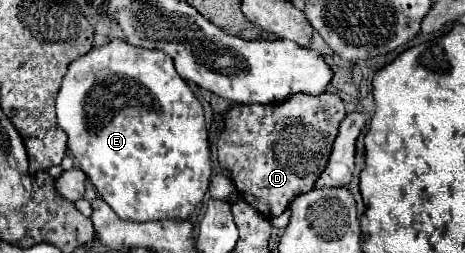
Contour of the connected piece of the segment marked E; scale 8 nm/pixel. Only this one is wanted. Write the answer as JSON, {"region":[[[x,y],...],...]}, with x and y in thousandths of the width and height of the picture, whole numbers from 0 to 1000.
{"region":[[[258,154],[202,186],[146,257],[120,383],[120,455],[125,494],[146,534],[146,589],[159,644],[185,684],[215,779],[258,866],[404,866],[434,802],[456,692],[439,423],[404,328],[378,289],[357,209],[284,186]]]}

